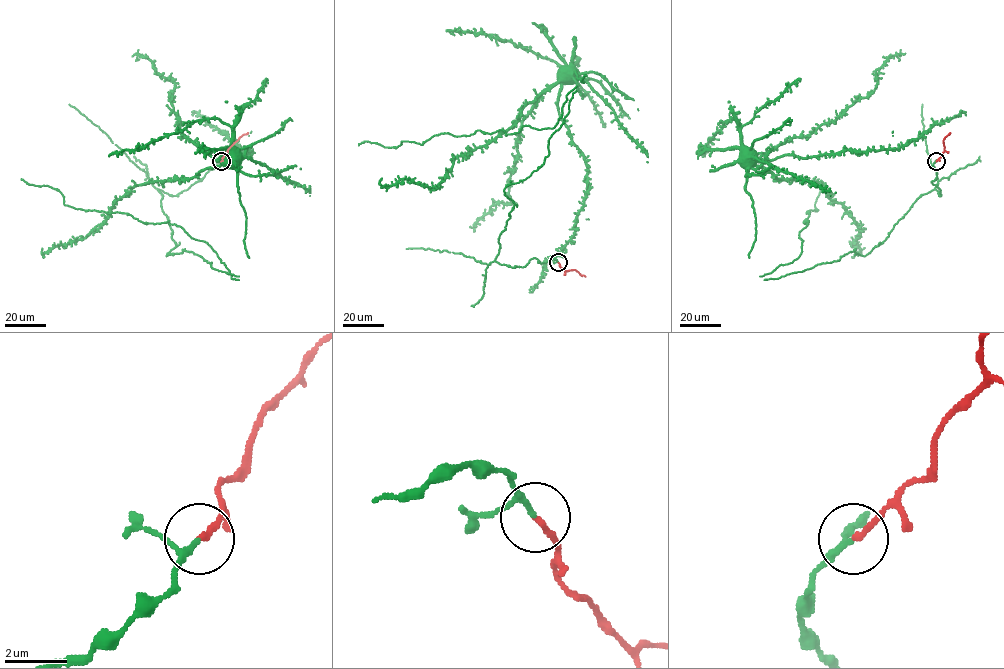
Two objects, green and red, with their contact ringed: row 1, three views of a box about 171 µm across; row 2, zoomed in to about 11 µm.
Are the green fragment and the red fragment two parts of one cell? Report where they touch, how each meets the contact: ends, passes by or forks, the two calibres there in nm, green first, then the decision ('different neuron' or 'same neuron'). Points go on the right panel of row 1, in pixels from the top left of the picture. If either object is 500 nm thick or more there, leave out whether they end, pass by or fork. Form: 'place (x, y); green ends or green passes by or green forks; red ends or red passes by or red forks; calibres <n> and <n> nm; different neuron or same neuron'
place (936, 161); green passes by; red ends; calibres 120 and 190 nm; same neuron

